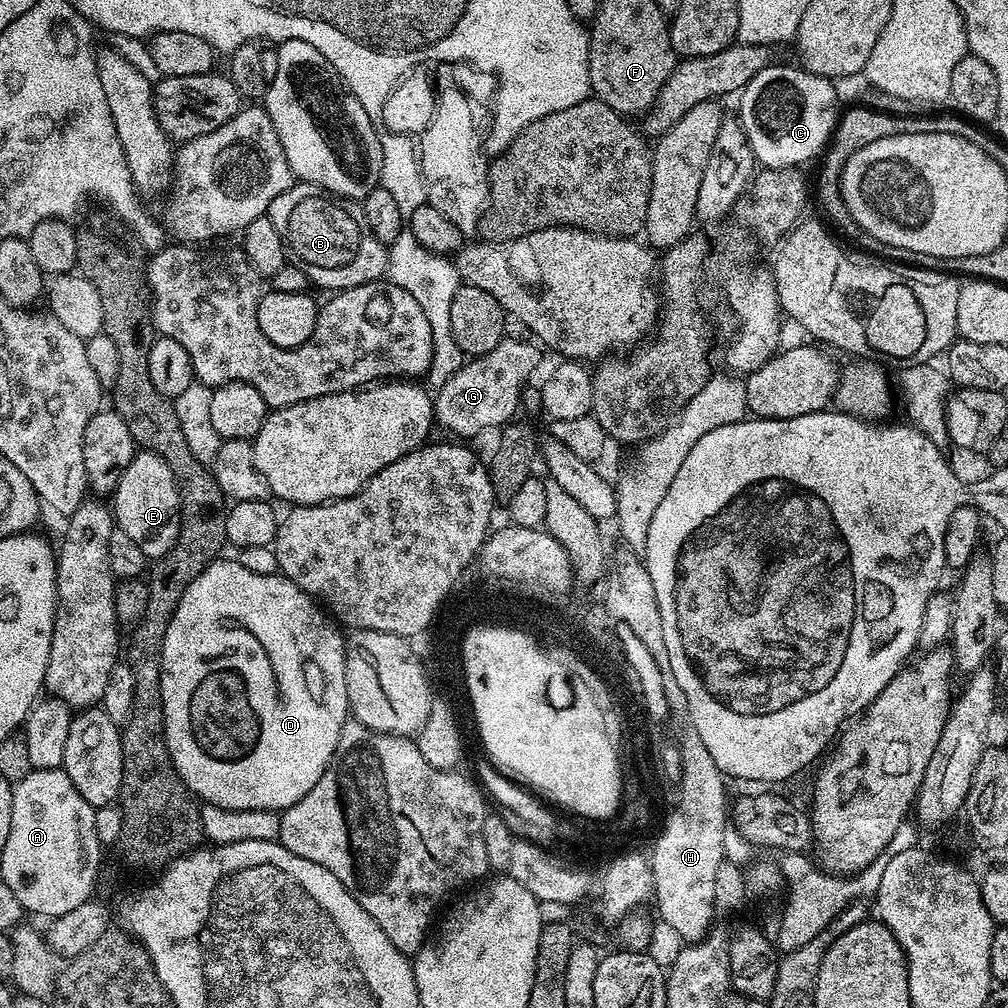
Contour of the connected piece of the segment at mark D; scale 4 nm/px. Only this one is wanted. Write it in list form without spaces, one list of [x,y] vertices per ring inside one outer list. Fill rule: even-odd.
[[[217,558],[208,564],[206,570],[202,570],[202,574],[198,574],[198,578],[194,578],[194,582],[190,582],[190,586],[186,586],[182,598],[176,603],[175,610],[172,611],[160,663],[164,741],[176,767],[176,772],[197,801],[213,804],[226,810],[280,812],[294,806],[294,802],[298,802],[303,796],[310,794],[310,790],[314,790],[314,786],[322,778],[322,774],[328,768],[328,764],[336,752],[340,732],[344,729],[346,717],[349,715],[346,666],[344,665],[346,640],[343,635],[340,637],[341,629],[325,615],[321,605],[307,592],[301,590],[297,584],[291,584],[280,574],[274,576],[253,574],[251,570],[246,570],[246,566],[242,566],[234,558],[224,559]],[[224,636],[228,636],[228,684],[240,684],[240,688],[232,688],[232,692],[236,692],[236,696],[228,696],[228,700],[224,700]],[[244,692],[252,692],[252,696],[256,696],[256,692],[260,692],[260,700],[248,700],[248,696],[244,696]],[[224,708],[228,708],[228,736],[232,736],[232,728],[236,728],[236,732],[244,732],[244,744],[260,744],[260,748],[256,748],[256,752],[252,752],[252,756],[248,756],[248,760],[244,760],[244,764],[232,764],[232,768],[224,768]]]

